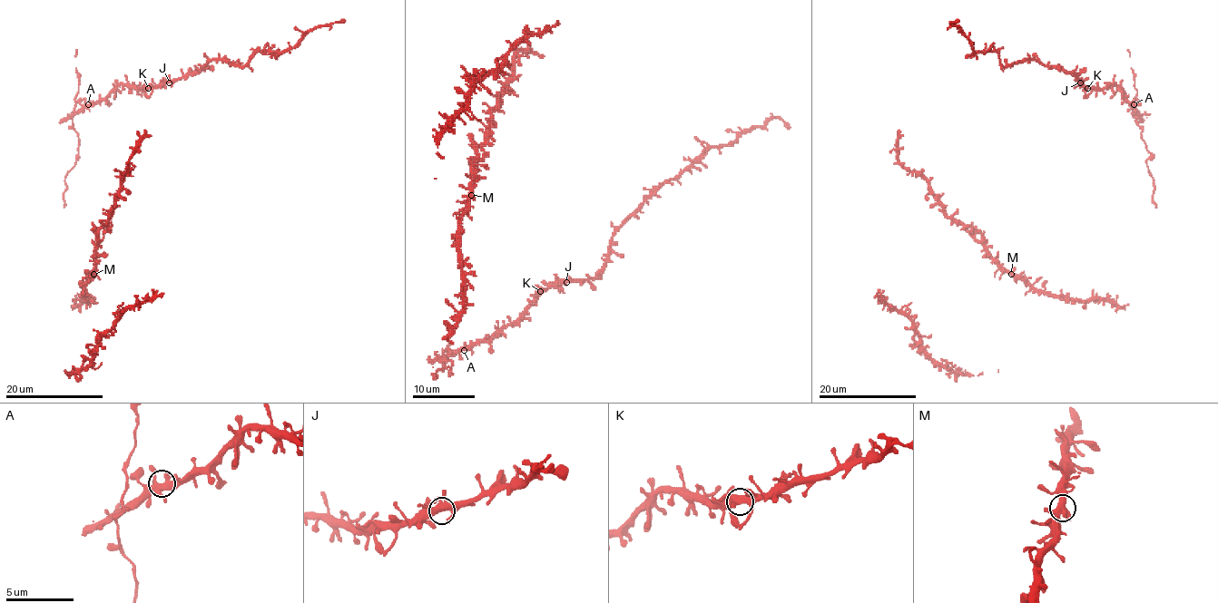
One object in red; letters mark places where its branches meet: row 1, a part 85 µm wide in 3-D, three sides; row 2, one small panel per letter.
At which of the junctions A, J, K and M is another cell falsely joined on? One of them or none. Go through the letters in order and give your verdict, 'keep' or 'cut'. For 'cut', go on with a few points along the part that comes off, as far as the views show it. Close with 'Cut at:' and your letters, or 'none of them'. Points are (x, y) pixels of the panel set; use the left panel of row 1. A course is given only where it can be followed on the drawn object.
A: keep
J: keep
K: keep
M: keep
Cut at: none of them

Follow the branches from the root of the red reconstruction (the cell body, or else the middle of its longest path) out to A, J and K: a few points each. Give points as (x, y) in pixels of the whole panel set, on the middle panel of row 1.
A: (435, 374), (446, 367), (451, 372), (451, 361), (446, 361), (444, 354), (464, 350)
J: (435, 374), (446, 367), (451, 372), (451, 361), (444, 354), (487, 342), (545, 291), (566, 282)
K: (435, 374), (446, 367), (451, 372), (451, 361), (444, 354), (487, 342), (504, 325), (510, 325), (540, 291)

